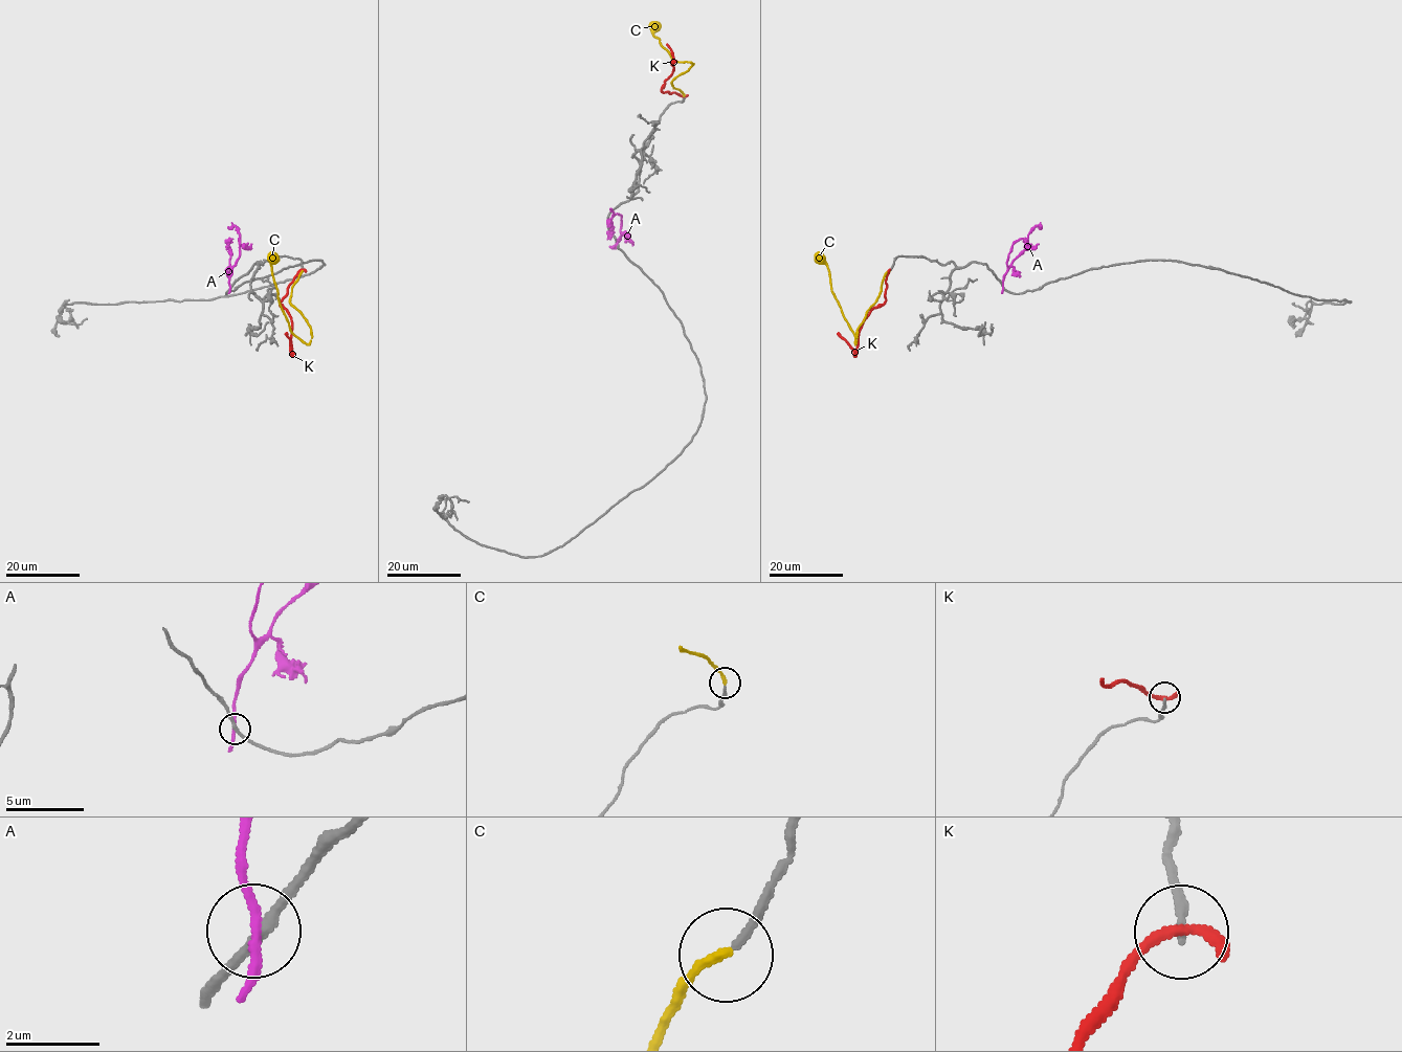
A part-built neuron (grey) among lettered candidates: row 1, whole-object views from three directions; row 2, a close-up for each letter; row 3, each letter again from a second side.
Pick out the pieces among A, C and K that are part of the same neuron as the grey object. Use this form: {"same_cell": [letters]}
{"same_cell": ["C"]}

